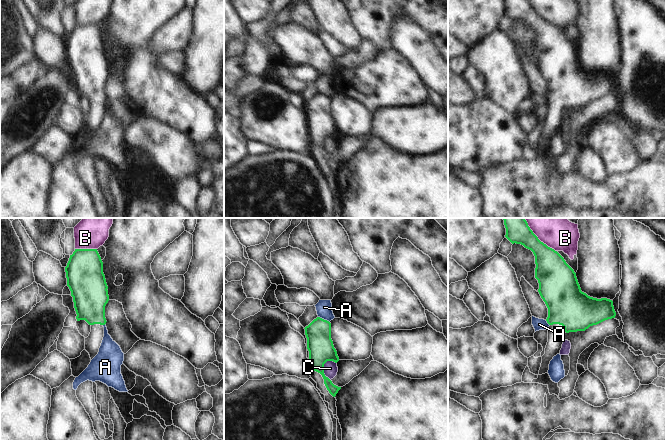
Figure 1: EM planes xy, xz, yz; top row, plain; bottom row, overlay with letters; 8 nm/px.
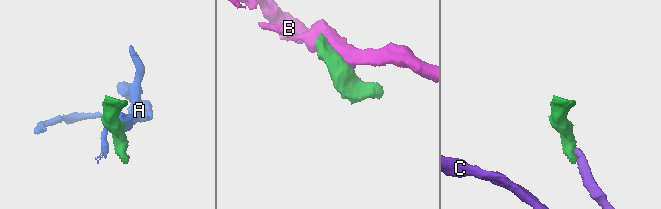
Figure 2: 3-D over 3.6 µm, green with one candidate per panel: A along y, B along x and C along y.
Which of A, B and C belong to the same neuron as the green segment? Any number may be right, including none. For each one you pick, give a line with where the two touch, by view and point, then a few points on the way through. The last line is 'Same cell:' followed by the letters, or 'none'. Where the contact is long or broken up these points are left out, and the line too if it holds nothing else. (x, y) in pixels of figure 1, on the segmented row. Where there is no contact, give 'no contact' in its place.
Same cell: none

